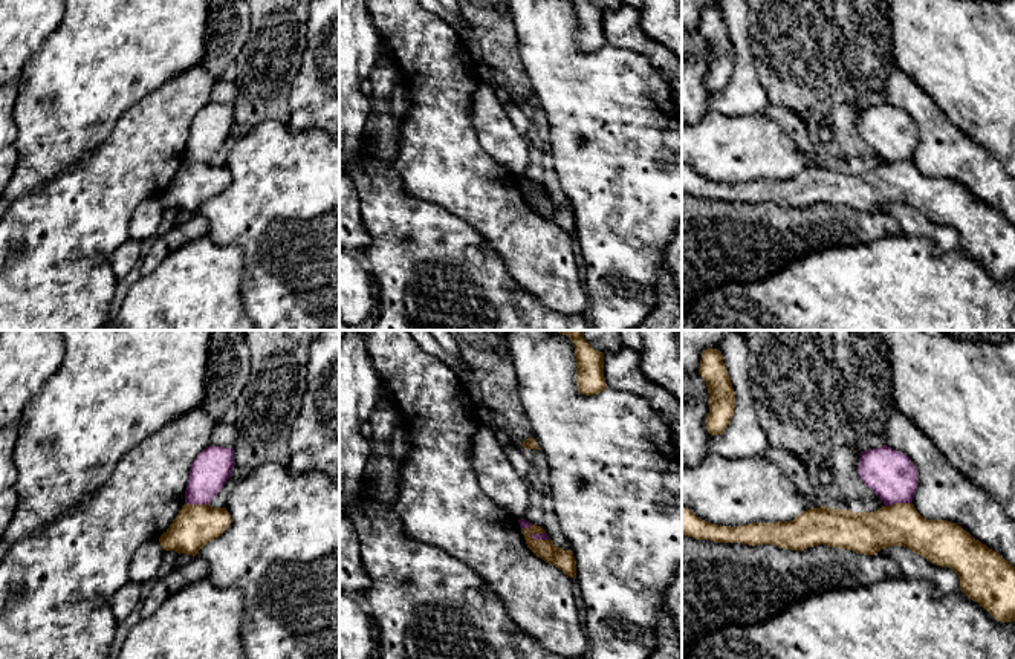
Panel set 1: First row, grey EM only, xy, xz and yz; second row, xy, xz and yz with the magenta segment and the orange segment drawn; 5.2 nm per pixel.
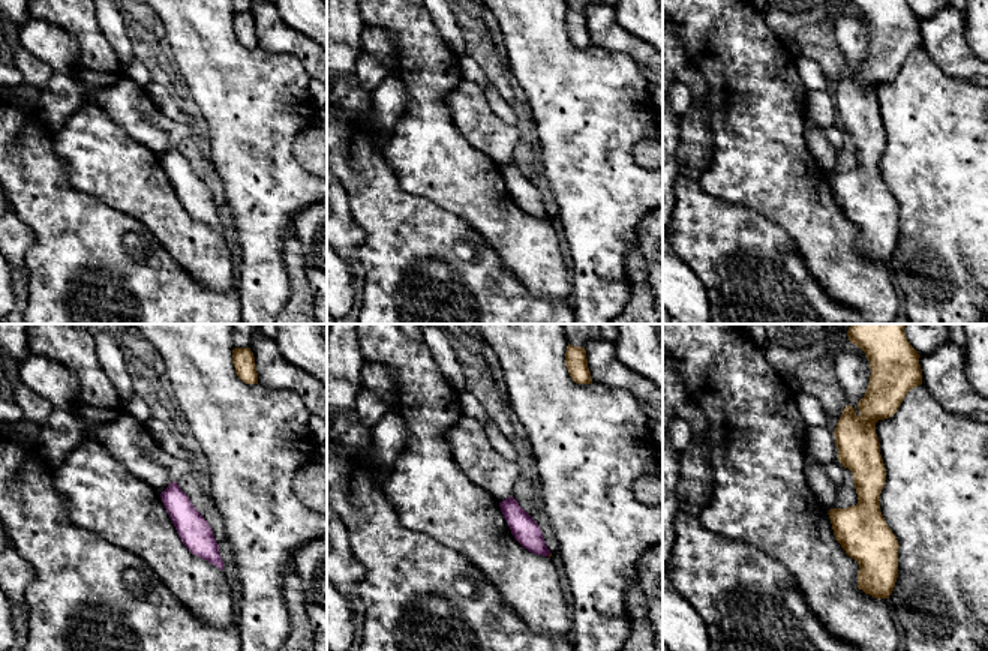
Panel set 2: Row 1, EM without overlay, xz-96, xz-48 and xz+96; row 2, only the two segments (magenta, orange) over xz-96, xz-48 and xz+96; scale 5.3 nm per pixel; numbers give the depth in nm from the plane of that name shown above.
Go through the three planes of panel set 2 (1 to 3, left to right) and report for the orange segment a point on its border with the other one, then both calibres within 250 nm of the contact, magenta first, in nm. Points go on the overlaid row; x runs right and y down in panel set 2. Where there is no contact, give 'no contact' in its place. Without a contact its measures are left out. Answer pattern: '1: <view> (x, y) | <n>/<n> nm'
1: no contact
2: no contact
3: no contact

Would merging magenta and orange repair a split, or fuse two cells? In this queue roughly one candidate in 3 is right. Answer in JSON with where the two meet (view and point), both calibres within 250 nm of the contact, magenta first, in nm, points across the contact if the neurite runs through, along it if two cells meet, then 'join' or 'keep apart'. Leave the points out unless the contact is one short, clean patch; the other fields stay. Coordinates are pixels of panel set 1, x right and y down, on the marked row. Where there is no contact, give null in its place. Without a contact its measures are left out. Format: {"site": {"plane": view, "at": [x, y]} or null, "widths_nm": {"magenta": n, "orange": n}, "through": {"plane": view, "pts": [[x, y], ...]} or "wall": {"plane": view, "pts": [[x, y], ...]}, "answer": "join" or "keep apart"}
{"site": {"plane": "yz", "at": [898, 502]}, "widths_nm": {"magenta": 260, "orange": 220}, "wall": {"plane": "yz", "pts": [[910, 502], [896, 502], [885, 506]]}, "answer": "keep apart"}

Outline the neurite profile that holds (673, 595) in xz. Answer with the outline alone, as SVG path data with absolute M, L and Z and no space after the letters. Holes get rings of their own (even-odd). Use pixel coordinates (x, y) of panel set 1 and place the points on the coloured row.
M682 564L674 570L673 581L665 590L665 610L673 621L682 651Z

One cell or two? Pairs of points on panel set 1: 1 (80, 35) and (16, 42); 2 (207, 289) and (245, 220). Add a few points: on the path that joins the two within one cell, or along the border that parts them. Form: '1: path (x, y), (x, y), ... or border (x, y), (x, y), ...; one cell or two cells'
1: border (64, 16), (61, 23), (23, 66); two cells
2: border (207, 236), (242, 251), (245, 277); two cells

